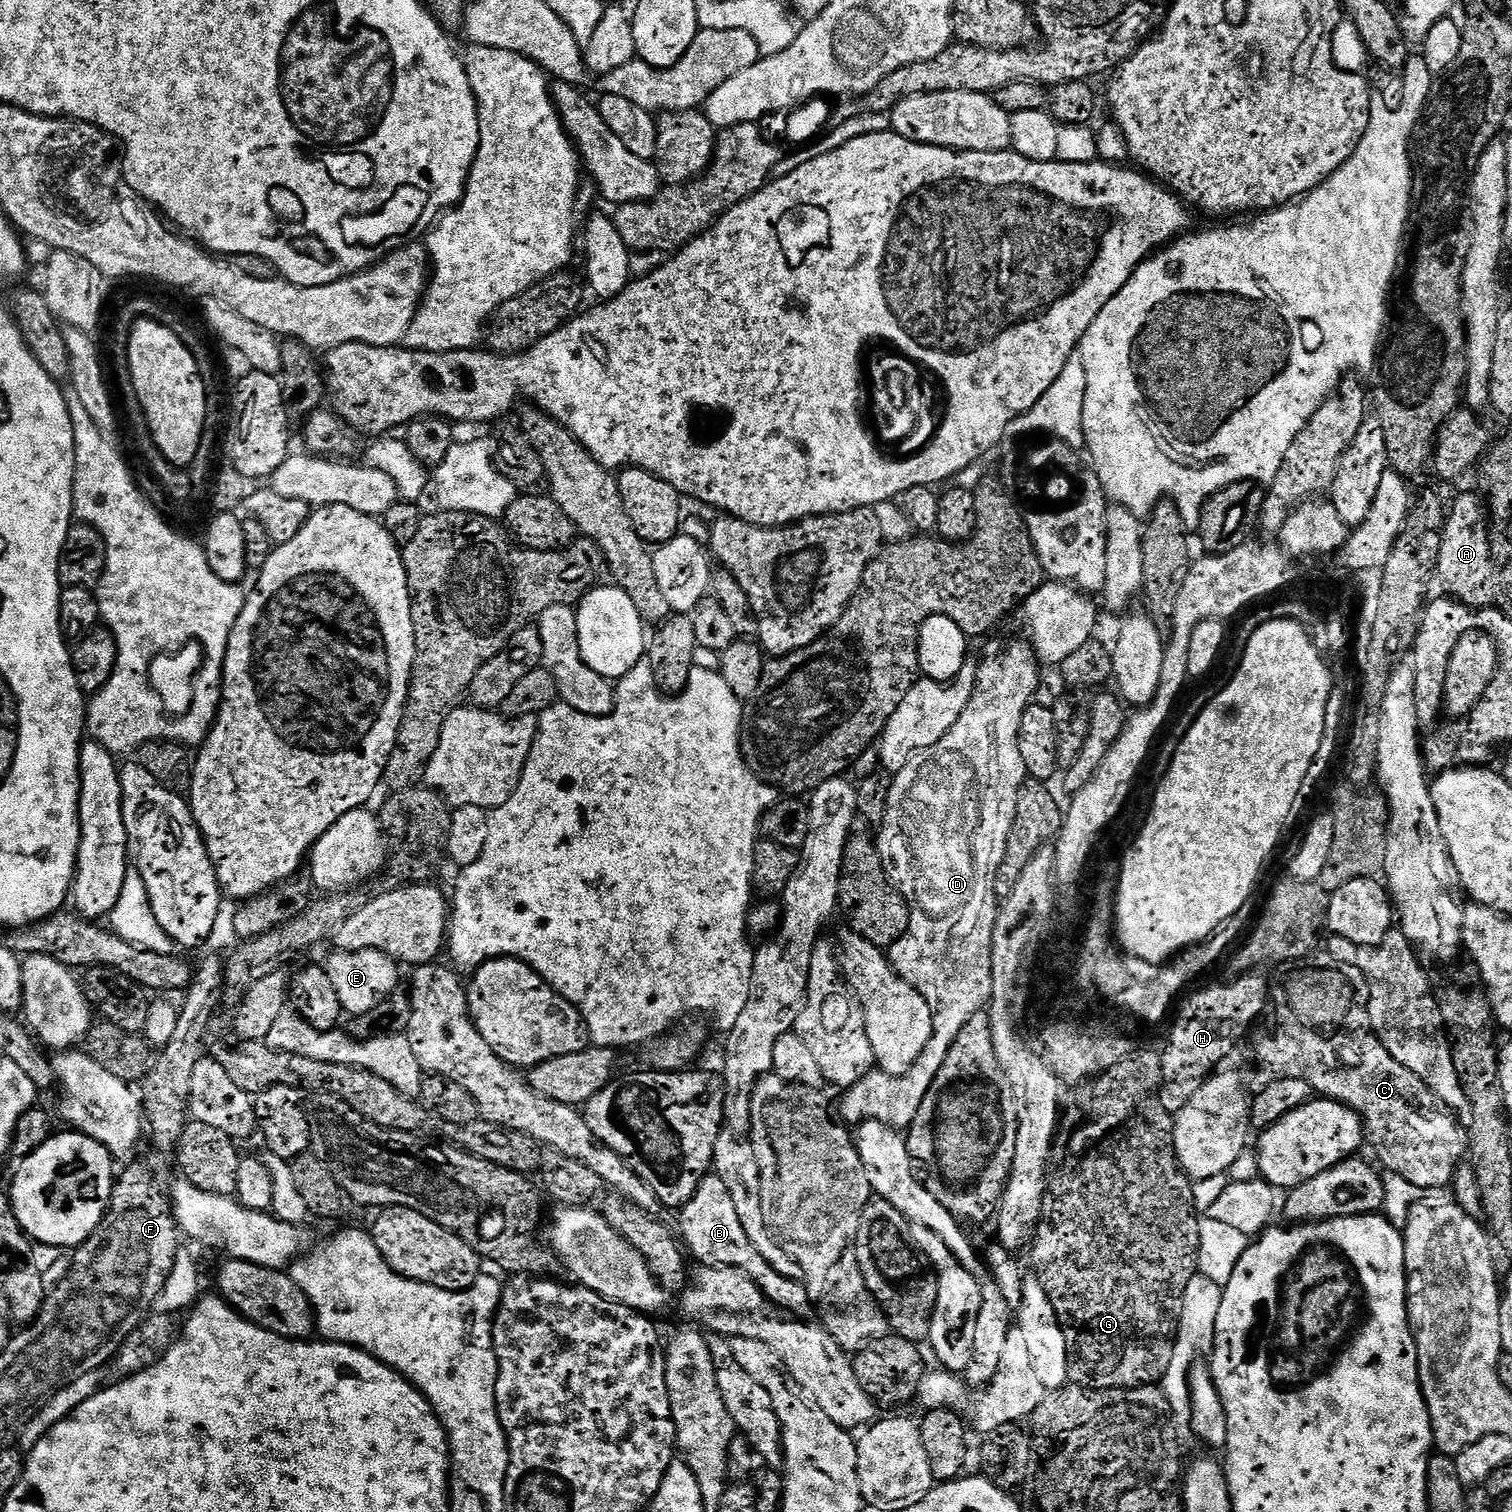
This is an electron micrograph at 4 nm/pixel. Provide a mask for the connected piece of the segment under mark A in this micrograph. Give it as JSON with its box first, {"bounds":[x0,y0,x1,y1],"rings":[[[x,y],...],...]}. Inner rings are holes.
{"bounds":[1435,492,1498,609],"rings":[[[1464,492],[1454,497],[1452,504],[1450,500],[1435,571],[1438,580],[1444,583],[1443,591],[1472,609],[1493,607],[1498,600],[1498,569],[1492,558],[1490,513],[1485,501],[1477,496],[1472,492]]]}

